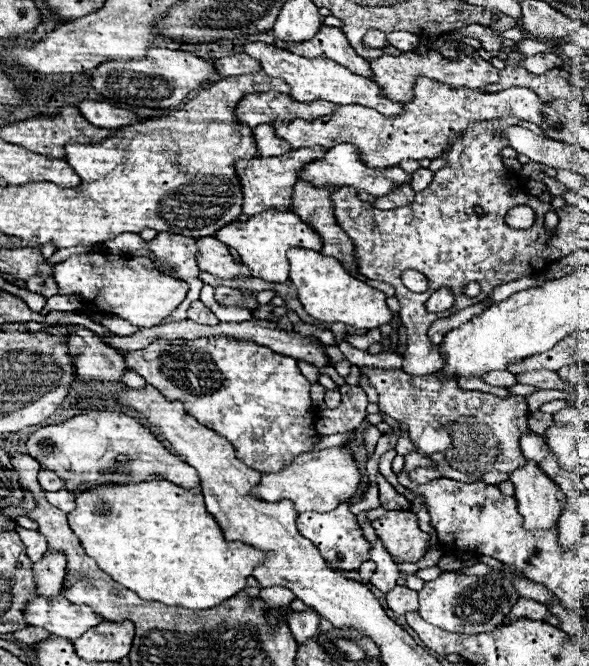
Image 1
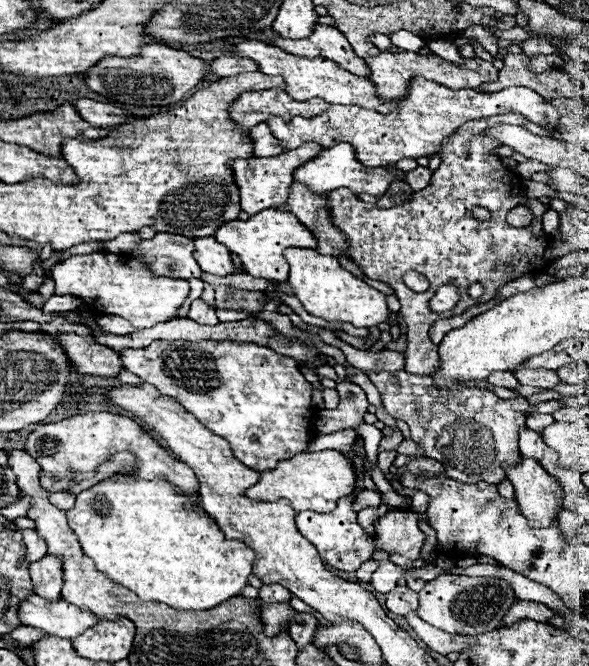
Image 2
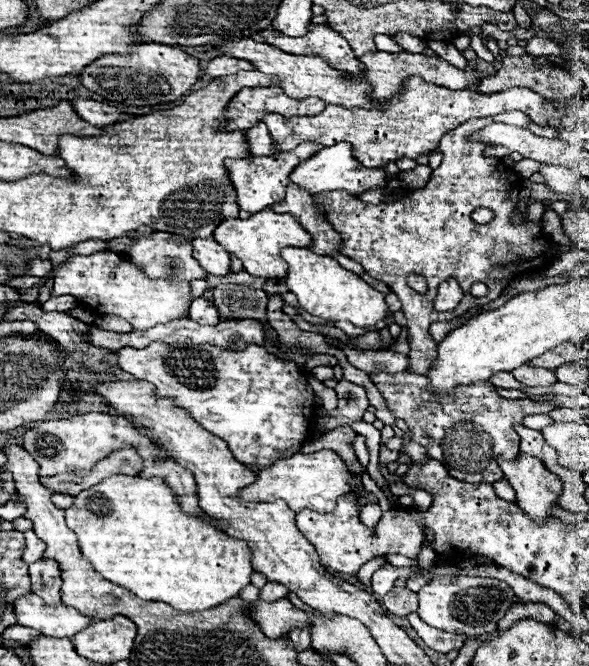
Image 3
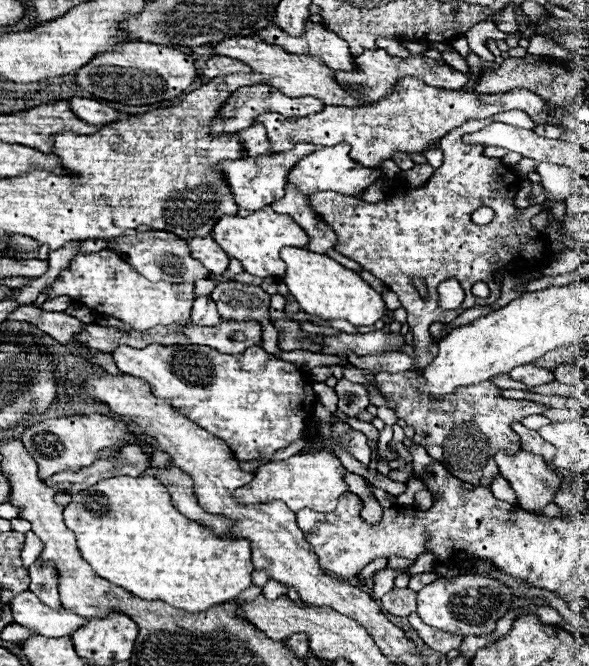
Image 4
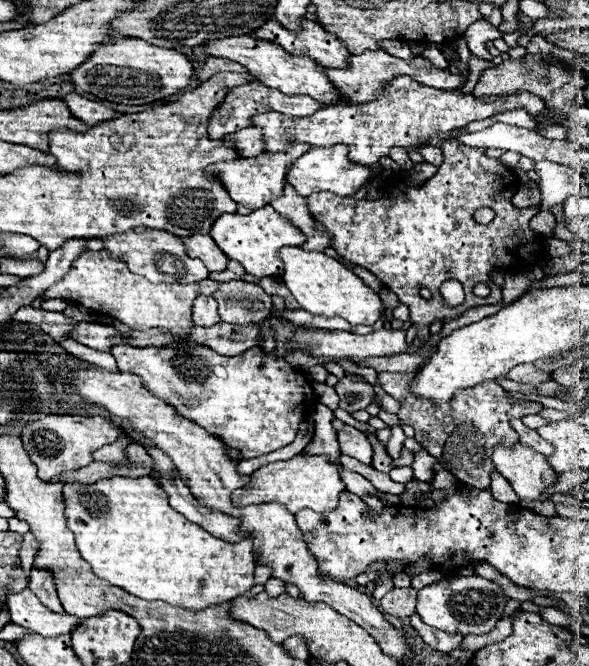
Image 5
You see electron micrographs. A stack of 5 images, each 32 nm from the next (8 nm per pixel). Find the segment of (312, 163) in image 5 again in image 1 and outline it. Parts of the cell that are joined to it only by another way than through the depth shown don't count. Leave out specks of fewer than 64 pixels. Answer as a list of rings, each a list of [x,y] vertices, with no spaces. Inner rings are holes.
[[[338,144],[334,148],[328,148],[324,158],[306,164],[298,172],[298,178],[302,182],[312,184],[314,188],[342,188],[342,186],[350,186],[350,188],[356,188],[358,192],[368,192],[372,196],[384,196],[384,194],[388,194],[398,184],[410,184],[408,172],[400,170],[398,166],[388,168],[388,170],[364,166],[364,162],[360,160],[358,150],[352,144]]]

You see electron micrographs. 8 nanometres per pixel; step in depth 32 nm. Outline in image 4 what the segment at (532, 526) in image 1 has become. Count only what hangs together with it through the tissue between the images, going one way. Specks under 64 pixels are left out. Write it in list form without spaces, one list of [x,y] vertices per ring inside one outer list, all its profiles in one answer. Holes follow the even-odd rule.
[[[518,448],[514,454],[498,450],[494,460],[500,474],[514,488],[518,504],[532,514],[542,514],[542,506],[552,502],[560,486],[558,474],[544,462],[544,458]]]

